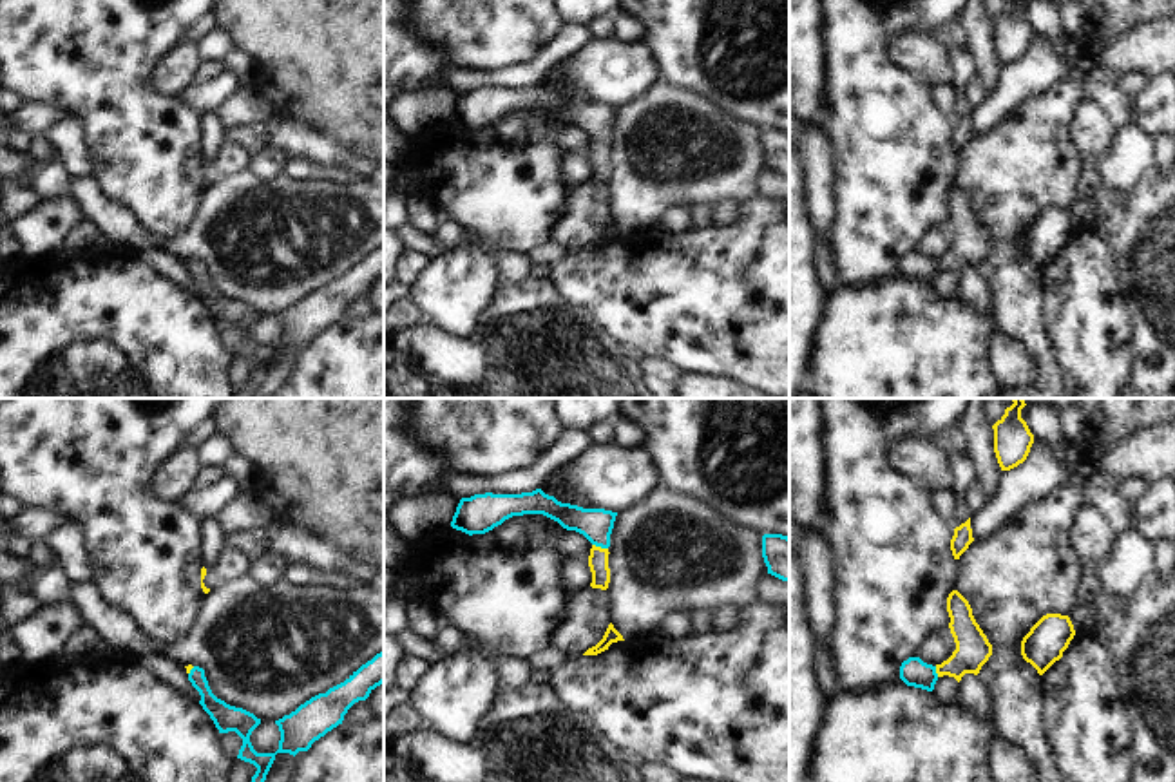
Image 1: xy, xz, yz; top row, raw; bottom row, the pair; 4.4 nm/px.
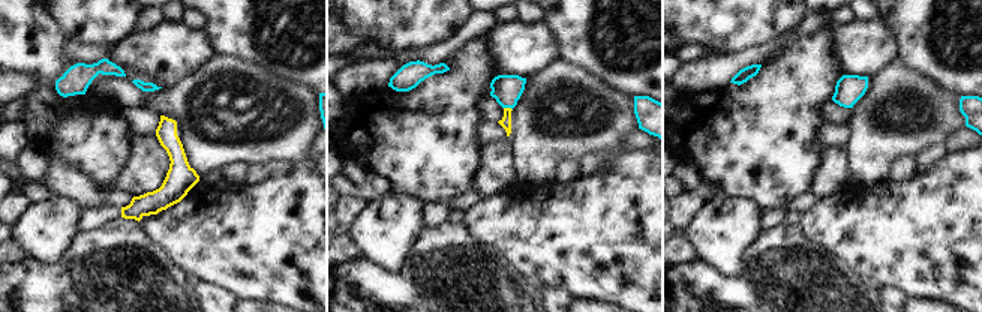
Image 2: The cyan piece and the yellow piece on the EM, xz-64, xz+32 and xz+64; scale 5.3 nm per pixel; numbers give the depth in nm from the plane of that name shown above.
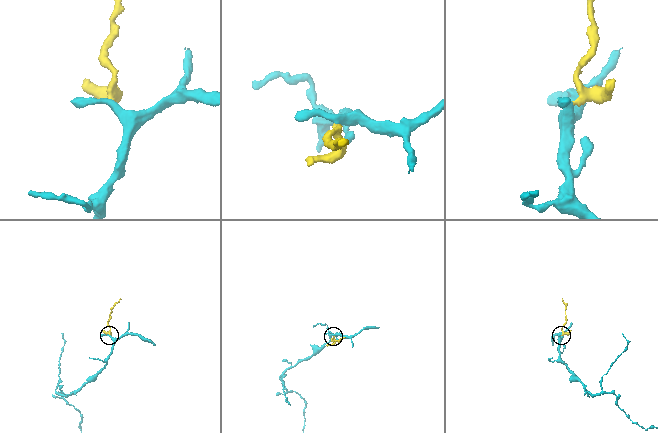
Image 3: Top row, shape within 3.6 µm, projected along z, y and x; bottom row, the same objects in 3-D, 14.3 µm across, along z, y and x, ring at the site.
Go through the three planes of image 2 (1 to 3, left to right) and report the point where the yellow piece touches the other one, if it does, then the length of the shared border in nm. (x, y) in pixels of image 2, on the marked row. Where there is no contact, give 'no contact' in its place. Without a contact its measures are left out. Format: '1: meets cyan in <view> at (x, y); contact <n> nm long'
1: no contact
2: meets cyan in xz+32 at (508, 107); contact 50 nm long
3: no contact

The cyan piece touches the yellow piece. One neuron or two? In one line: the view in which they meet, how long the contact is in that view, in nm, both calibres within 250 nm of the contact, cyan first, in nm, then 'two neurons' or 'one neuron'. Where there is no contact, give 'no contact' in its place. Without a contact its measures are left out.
xz | 80 nm | 150/90 nm | one neuron

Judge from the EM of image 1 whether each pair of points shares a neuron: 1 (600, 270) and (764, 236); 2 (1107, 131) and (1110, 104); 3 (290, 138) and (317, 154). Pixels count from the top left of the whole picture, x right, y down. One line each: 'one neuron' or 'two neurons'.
1: one neuron
2: two neurons
3: one neuron

